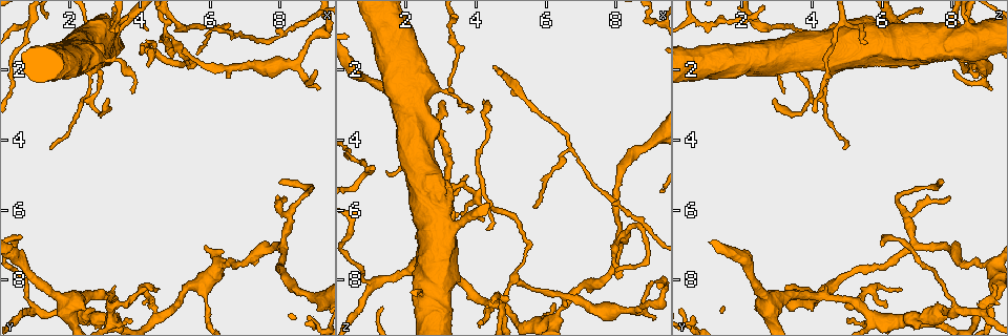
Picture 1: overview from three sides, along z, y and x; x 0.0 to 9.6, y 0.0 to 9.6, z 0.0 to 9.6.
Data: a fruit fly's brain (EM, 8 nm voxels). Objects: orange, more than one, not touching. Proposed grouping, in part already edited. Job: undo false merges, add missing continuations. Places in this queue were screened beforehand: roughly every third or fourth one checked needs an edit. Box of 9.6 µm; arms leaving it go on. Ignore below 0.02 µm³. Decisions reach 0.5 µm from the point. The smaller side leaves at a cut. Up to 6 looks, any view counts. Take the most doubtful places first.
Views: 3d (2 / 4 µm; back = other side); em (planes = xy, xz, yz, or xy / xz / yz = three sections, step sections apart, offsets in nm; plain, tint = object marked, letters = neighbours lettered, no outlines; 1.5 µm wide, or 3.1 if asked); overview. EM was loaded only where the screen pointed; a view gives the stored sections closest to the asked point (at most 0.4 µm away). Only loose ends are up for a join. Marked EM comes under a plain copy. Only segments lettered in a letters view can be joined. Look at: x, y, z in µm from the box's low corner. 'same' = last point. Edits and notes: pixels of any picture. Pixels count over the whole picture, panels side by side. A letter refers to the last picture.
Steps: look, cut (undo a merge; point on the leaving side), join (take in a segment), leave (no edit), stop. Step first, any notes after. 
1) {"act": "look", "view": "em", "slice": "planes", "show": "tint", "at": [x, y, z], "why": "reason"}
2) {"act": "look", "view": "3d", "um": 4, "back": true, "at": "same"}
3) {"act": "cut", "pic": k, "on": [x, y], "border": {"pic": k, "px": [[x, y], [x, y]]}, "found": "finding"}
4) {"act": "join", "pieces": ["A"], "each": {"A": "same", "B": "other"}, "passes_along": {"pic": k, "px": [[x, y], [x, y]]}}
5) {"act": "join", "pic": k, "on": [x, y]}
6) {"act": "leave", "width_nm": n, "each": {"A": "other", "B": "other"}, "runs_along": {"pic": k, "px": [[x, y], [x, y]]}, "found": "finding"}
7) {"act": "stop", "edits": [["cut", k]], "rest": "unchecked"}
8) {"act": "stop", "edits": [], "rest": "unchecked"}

{"act": "look", "view": "em", "slice": "planes", "show": "letters", "at": [4.75, 1.00, 8.60], "why": "abrupt turn"}

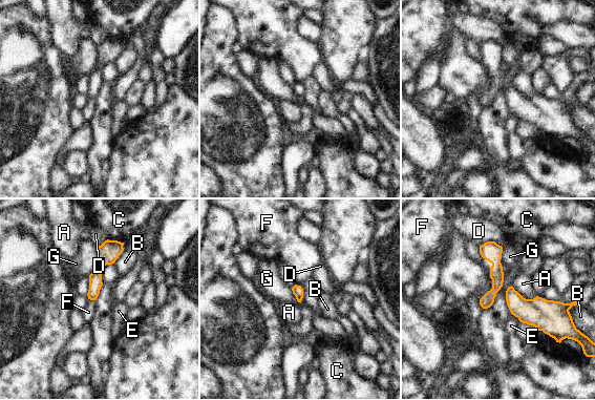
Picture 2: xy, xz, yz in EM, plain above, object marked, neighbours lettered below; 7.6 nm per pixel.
{"act": "leave", "each": {"A": "other", "B": "other", "C": "other", "D": "other", "E": "other", "F": "other", "G": "other"}, "runs_along": {"pic": 2, "px": [[118, 244], [97, 272], [92, 297]]}, "found": "one neuron here"}

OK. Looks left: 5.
{"act": "look", "view": "em", "slice": "planes", "show": "tint", "at": [3.25, 8.70, 5.40]}

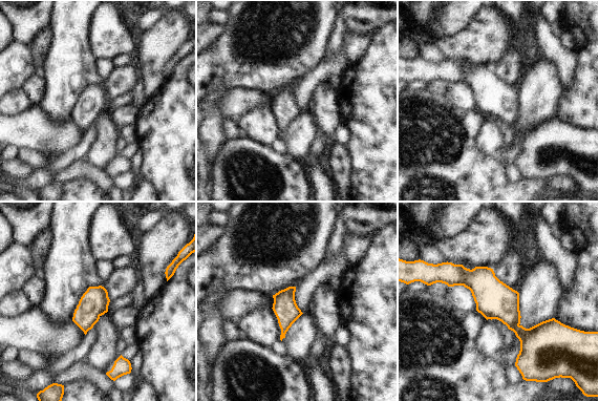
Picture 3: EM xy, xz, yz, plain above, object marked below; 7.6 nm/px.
{"act": "look", "view": "em", "slice": "planes", "show": "letters", "at": "same"}

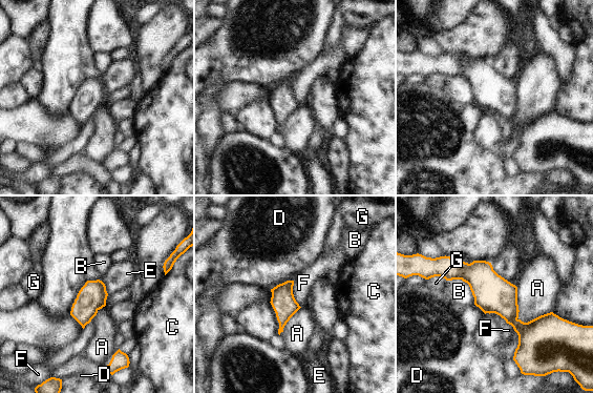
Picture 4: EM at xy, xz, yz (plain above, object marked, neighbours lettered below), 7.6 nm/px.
{"act": "leave", "width_nm": 220, "longest_contact_nm": ["A", 340], "each": {"A": "other", "B": "other", "C": "other", "D": "other", "E": "other", "F": "other", "G": "other"}, "found": "all the same neuron"}

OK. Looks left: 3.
{"act": "look", "view": "3d", "um": 4, "back": true, "at": [2.50, 0.80, 8.40], "why": "calibre changes"}

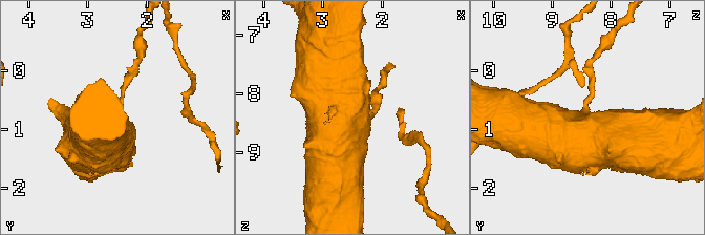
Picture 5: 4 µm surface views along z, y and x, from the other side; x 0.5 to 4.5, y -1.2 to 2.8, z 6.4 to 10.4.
{"act": "look", "view": "em", "slice": "yz", "step": 8, "show": "letters", "at": "same", "why": "now the EM"}

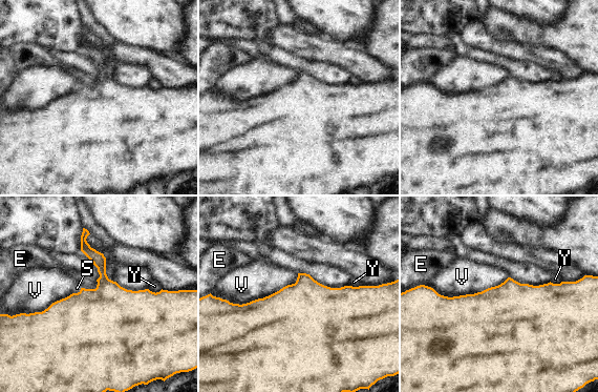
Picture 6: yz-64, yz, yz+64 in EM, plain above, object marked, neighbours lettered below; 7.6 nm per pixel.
{"act": "leave", "each": {"E": "other", "S": "other", "V": "other", "Y": "other"}, "border": {"pic": 6, "px": [[508, 276], [452, 296], [429, 287]]}, "found": "all the same neuron"}

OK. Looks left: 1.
{"act": "stop", "edits": [], "rest": "unchecked"}

